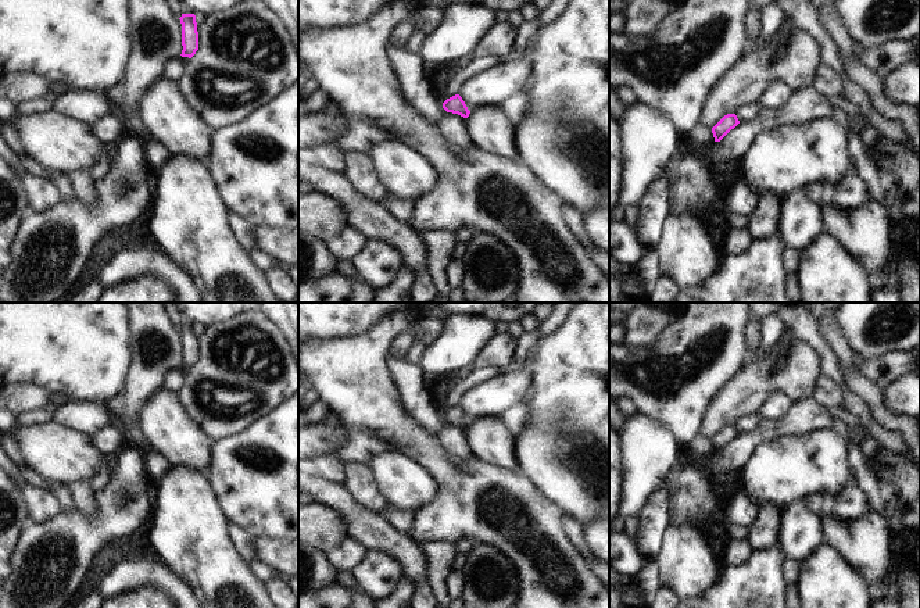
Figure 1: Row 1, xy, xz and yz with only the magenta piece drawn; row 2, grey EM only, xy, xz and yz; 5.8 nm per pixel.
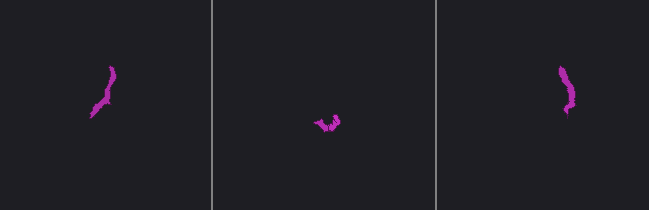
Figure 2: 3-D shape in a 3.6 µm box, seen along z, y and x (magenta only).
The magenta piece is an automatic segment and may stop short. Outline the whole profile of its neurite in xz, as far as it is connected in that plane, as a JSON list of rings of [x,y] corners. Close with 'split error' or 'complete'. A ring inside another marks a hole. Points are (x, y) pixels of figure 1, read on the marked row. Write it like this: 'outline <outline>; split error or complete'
outline [[[526,56],[518,61],[498,62],[491,69],[469,78],[458,94],[443,103],[443,108],[468,118],[475,108],[504,105],[526,90],[533,75],[534,62]]]; split error

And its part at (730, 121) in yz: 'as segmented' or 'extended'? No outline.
extended

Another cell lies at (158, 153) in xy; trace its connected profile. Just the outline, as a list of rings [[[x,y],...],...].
[[[153,139],[148,144],[148,160],[154,174],[158,174],[173,158],[172,151],[162,142]]]

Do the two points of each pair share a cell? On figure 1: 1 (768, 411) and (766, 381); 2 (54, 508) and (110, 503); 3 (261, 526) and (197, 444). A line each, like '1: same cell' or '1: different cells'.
1: different cells
2: different cells
3: different cells

